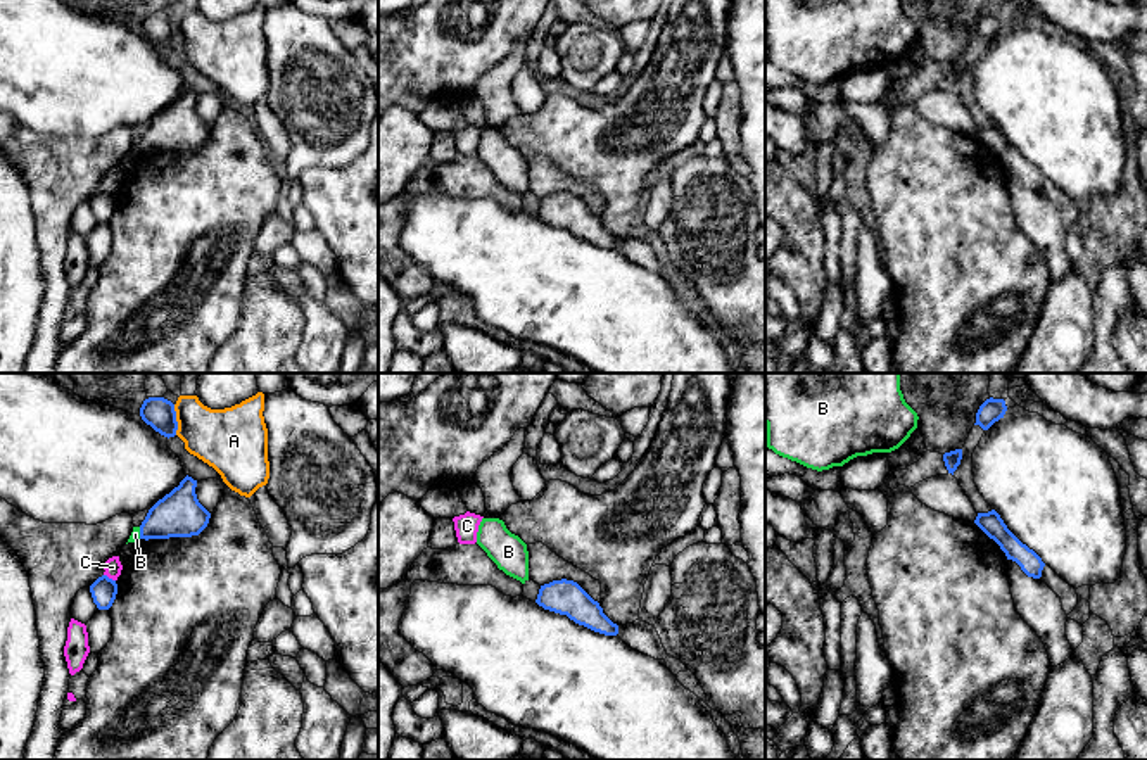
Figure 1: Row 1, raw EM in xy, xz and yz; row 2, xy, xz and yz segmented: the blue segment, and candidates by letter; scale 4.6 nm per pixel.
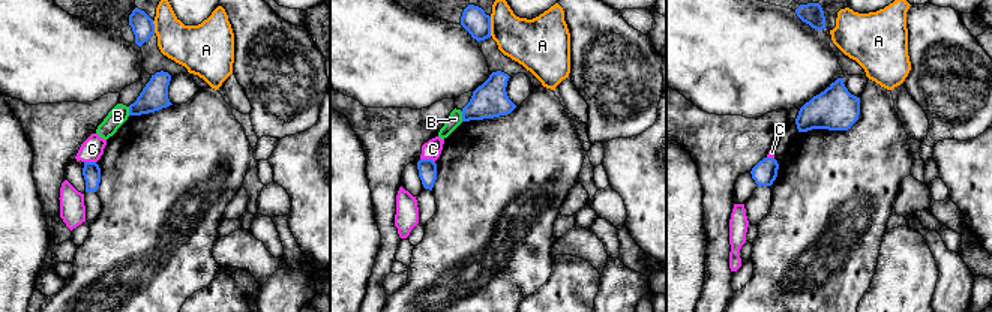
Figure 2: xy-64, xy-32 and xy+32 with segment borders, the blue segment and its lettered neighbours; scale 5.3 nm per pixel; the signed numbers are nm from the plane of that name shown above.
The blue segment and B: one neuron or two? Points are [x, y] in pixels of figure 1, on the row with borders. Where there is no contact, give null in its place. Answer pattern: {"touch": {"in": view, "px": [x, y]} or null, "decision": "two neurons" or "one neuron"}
{"touch": {"in": "xy", "px": [140, 532]}, "decision": "two neurons"}

